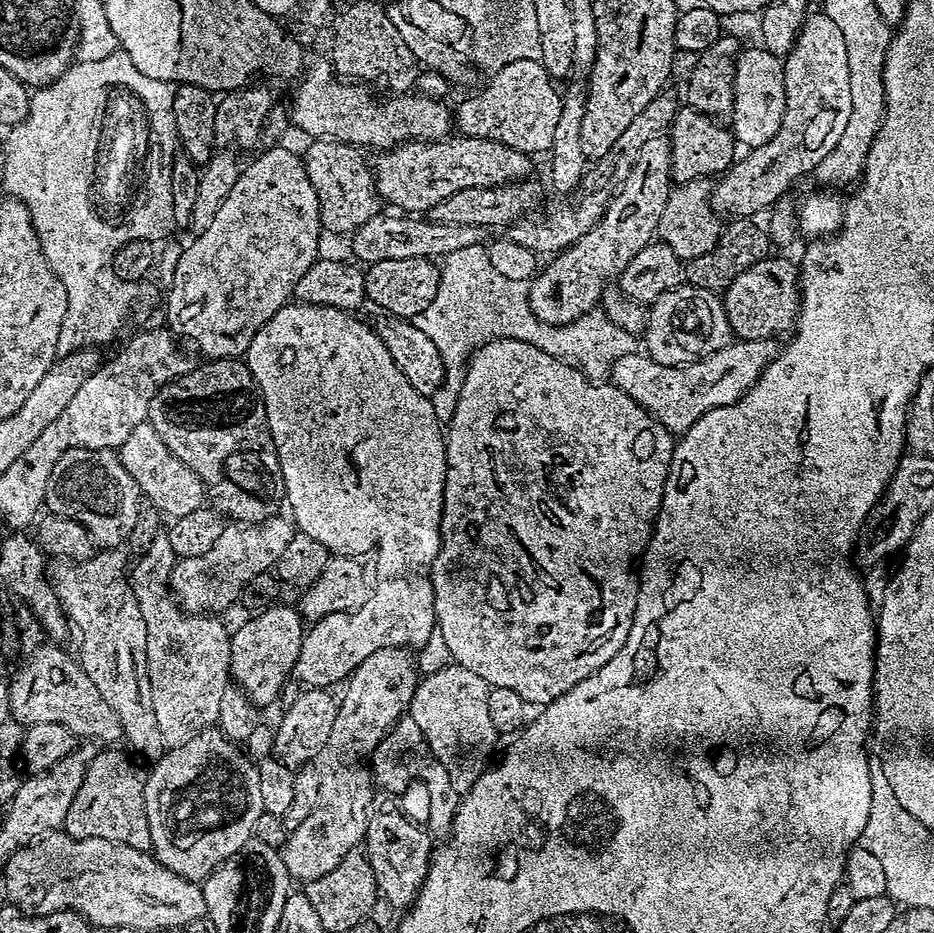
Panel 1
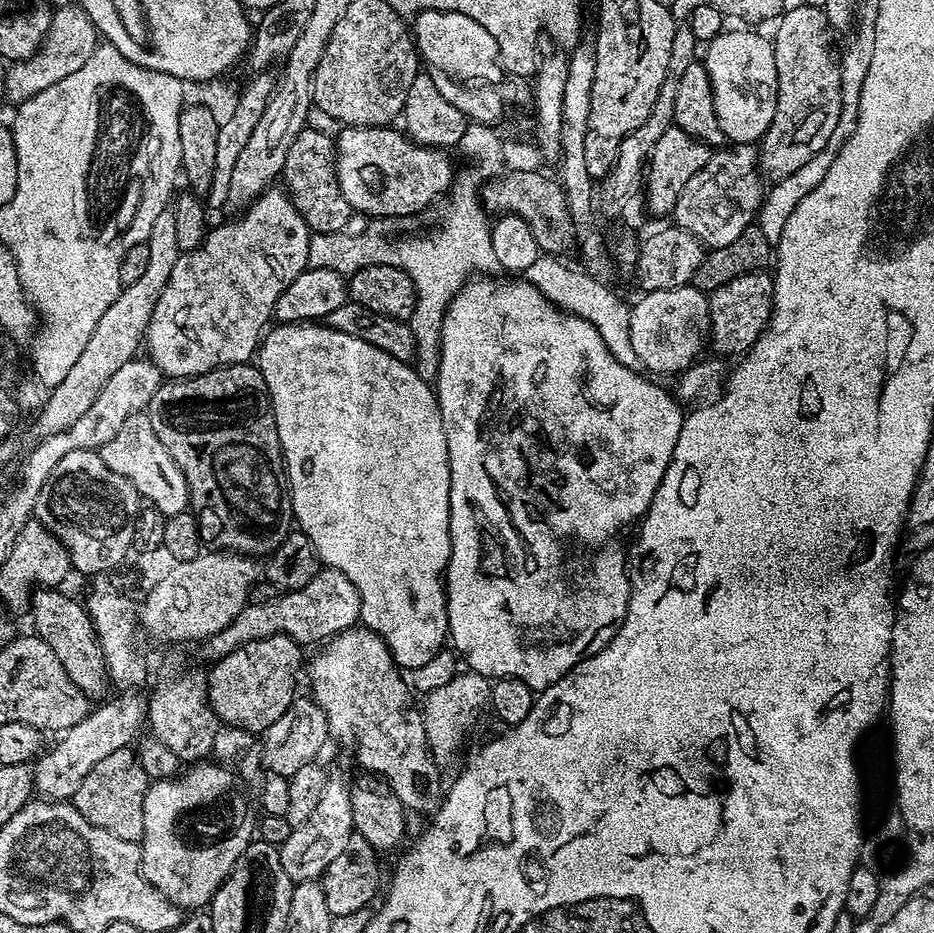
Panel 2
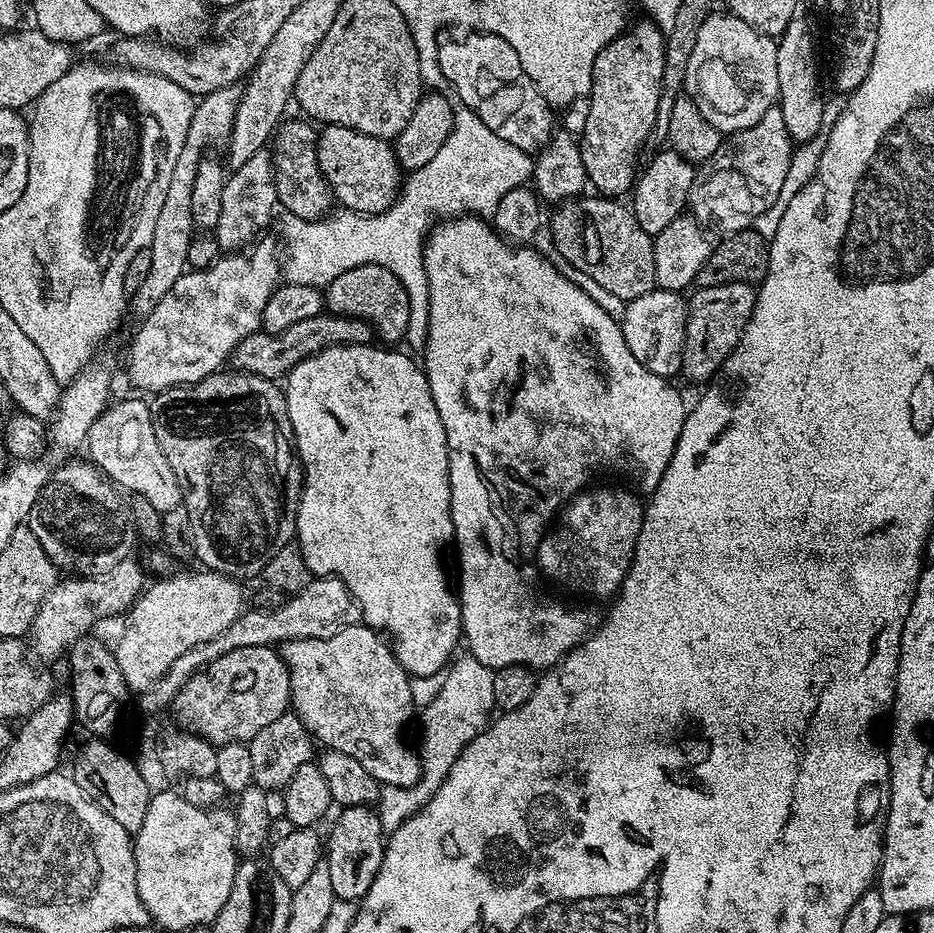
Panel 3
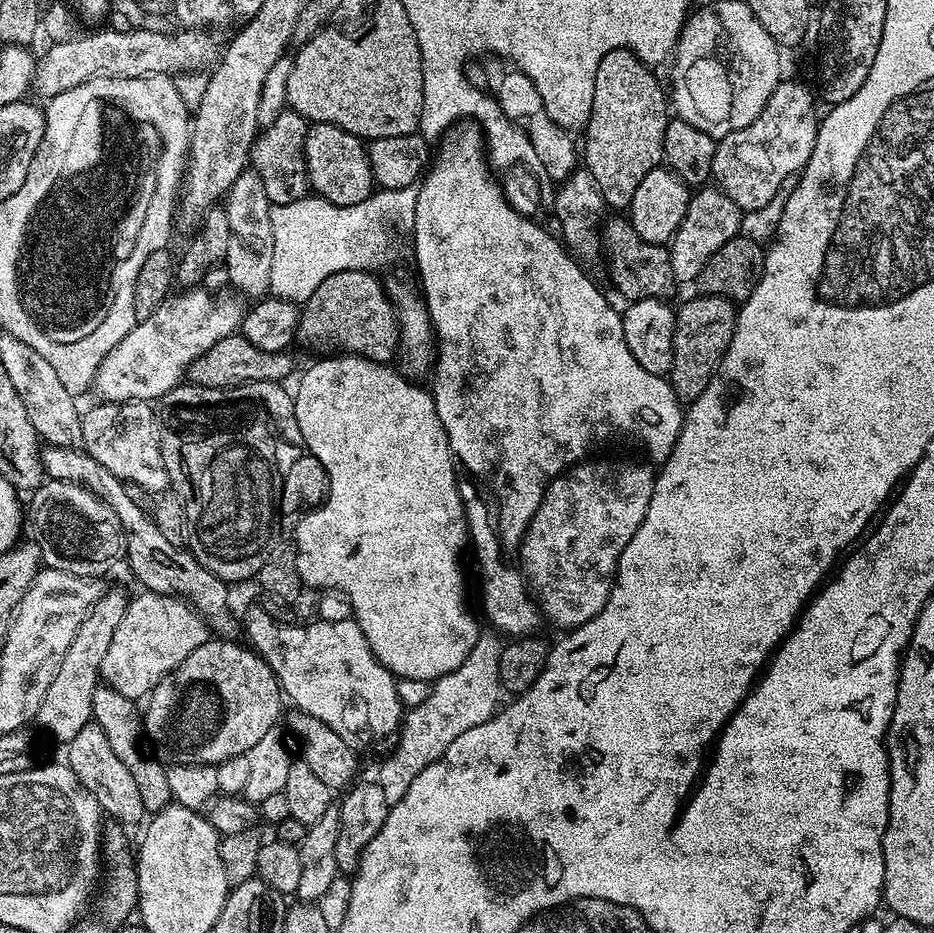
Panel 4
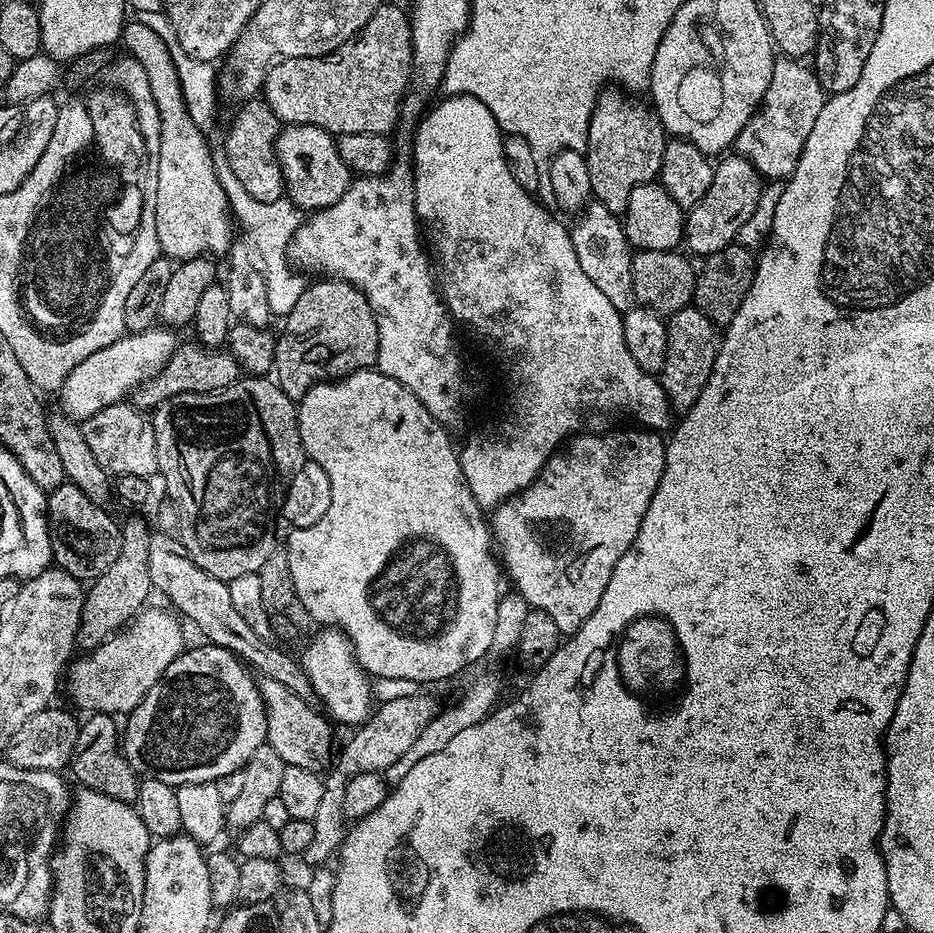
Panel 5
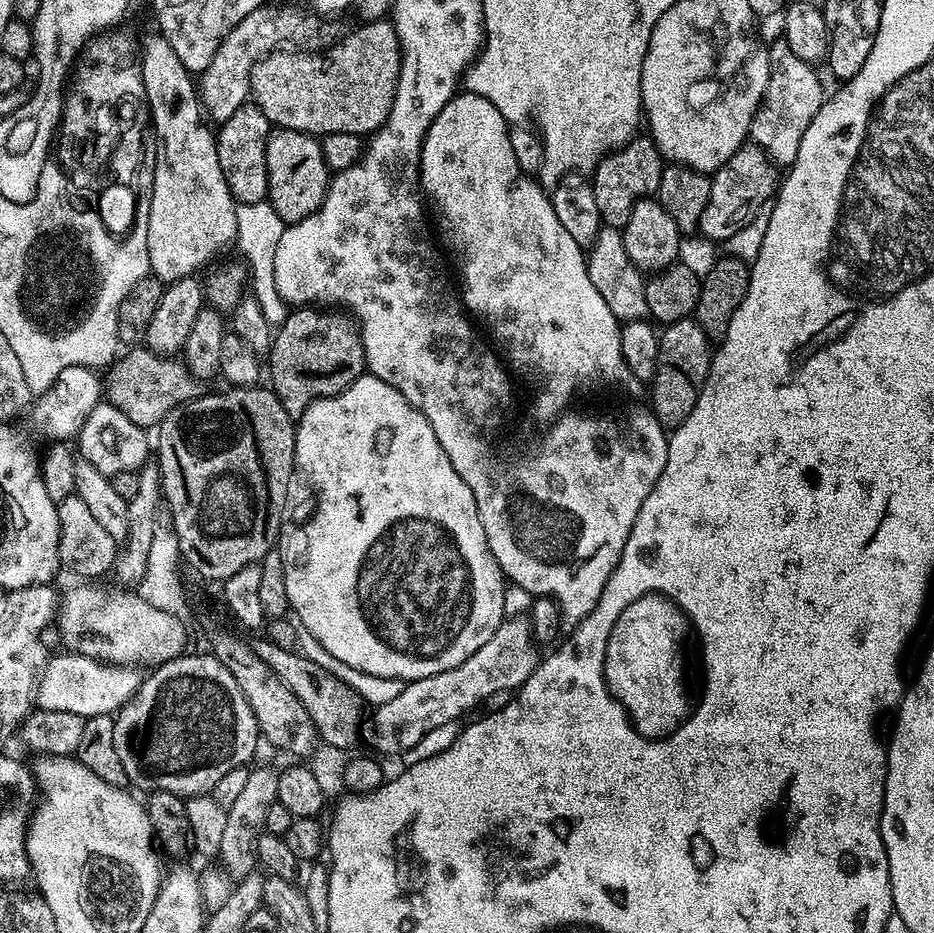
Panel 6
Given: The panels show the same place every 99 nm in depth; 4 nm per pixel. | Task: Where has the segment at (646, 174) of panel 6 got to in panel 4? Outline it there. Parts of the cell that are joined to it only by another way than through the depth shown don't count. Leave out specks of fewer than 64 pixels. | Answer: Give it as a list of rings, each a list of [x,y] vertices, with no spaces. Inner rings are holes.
[[[624,48],[606,54],[596,71],[594,102],[583,133],[582,160],[588,163],[585,164],[586,170],[594,182],[598,182],[598,190],[609,209],[627,209],[628,203],[634,198],[634,190],[638,190],[638,182],[642,182],[650,170],[661,167],[664,158],[664,135],[670,119],[670,100],[665,85],[663,88],[659,78],[652,72],[655,71],[643,64],[635,52],[628,52]]]

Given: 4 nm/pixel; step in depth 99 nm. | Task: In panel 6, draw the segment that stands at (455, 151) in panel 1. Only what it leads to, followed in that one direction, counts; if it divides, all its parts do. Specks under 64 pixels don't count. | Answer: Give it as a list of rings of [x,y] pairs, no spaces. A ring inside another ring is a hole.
[[[277,127],[269,131],[266,142],[266,174],[268,175],[267,201],[274,206],[278,218],[282,218],[285,225],[302,222],[302,218],[314,214],[314,210],[318,210],[326,198],[330,173],[322,158],[319,139],[308,135],[307,132]]]

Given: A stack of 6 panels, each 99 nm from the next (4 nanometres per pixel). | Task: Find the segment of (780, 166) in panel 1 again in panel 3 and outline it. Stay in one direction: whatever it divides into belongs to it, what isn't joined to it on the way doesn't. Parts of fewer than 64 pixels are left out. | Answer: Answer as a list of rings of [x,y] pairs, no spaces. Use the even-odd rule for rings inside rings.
[[[803,19],[792,20],[791,24],[779,37],[776,53],[778,54],[778,107],[782,110],[786,128],[793,141],[810,142],[820,130],[824,118],[824,104],[820,96],[820,84],[816,70],[814,40]]]

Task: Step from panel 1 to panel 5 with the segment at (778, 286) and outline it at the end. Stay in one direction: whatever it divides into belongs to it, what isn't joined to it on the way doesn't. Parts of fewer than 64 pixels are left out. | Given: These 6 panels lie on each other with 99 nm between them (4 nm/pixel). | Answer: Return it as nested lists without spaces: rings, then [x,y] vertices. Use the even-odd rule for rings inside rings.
[[[695,306],[678,310],[667,317],[666,323],[668,326],[666,366],[658,373],[658,379],[664,388],[673,413],[683,414],[692,409],[694,402],[698,402],[702,390],[706,390],[706,382],[710,382],[714,362],[720,353],[722,332],[717,325],[710,322],[710,318],[706,318],[706,314],[699,312]]]

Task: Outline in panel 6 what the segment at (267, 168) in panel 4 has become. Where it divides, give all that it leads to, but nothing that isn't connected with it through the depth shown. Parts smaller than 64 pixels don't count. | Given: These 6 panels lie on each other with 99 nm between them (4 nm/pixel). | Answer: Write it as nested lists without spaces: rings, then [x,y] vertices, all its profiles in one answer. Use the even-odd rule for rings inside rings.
[[[246,102],[241,108],[234,110],[231,118],[226,118],[226,122],[219,125],[215,133],[219,165],[236,204],[262,202],[268,198],[266,142],[269,131],[266,114],[262,114],[257,104]]]

